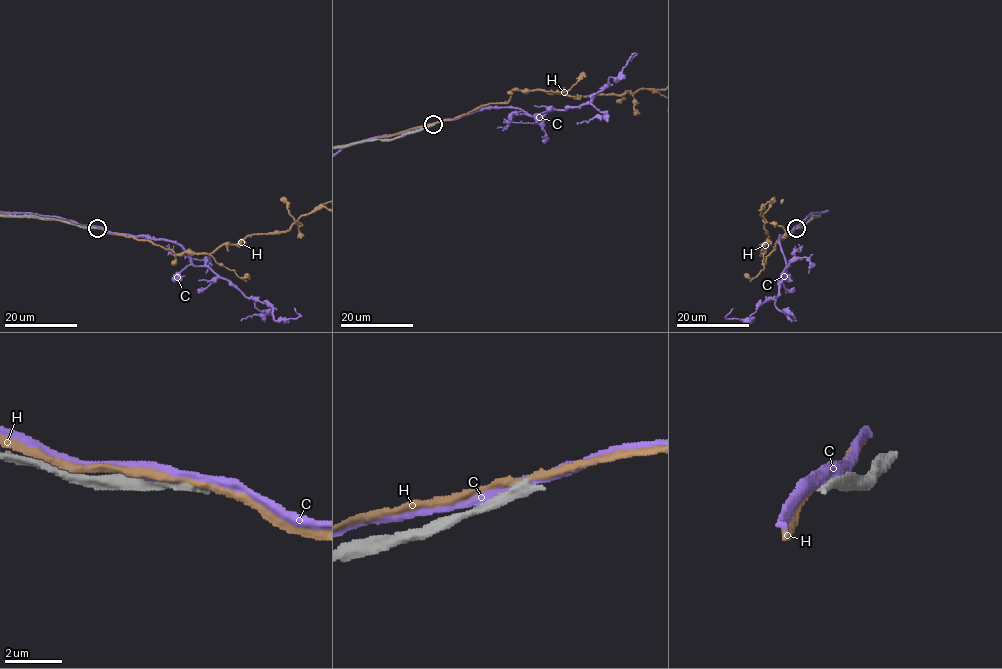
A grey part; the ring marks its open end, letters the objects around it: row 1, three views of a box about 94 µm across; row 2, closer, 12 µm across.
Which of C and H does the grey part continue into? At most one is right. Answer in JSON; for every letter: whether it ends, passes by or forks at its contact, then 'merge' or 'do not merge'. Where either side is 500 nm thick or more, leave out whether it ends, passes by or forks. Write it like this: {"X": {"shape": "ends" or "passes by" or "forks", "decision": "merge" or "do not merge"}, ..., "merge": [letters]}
{"C": {"shape": "passes by", "decision": "do not merge"}, "H": {"shape": "passes by", "decision": "do not merge"}, "merge": []}

